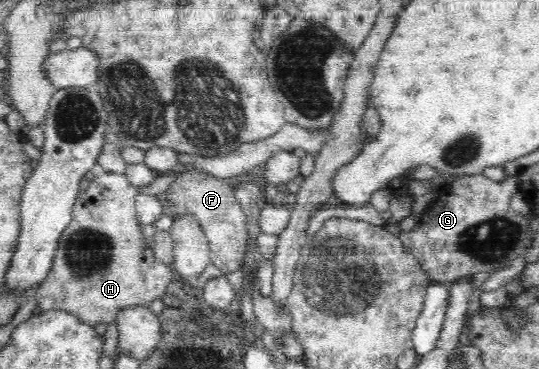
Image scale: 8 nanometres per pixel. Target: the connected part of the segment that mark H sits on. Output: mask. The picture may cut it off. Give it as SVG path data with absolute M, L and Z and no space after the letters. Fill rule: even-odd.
M105 172L89 181L88 188L77 197L73 205L72 221L60 236L51 270L37 290L36 306L40 312L64 310L89 326L109 326L116 320L119 310L133 306L149 307L151 302L163 299L167 286L177 278L165 262L158 262L147 246L148 240L137 219L137 195L137 187L129 182L125 174Z

